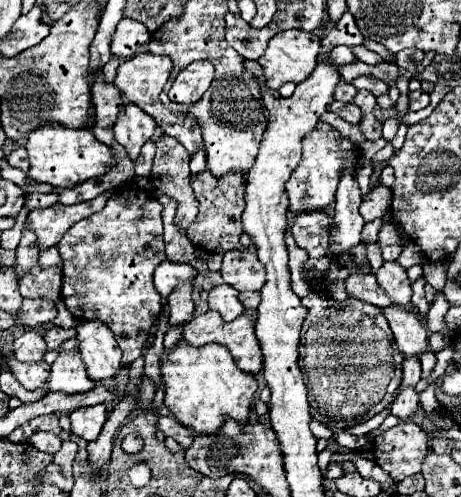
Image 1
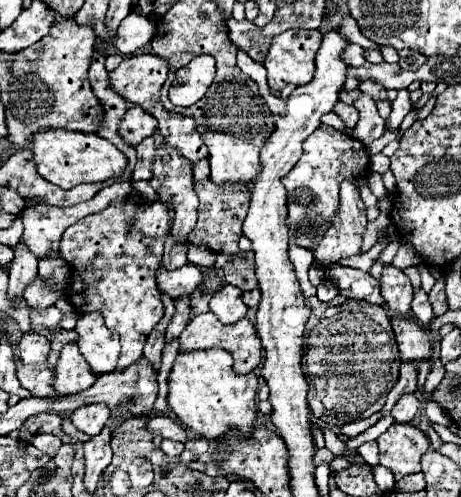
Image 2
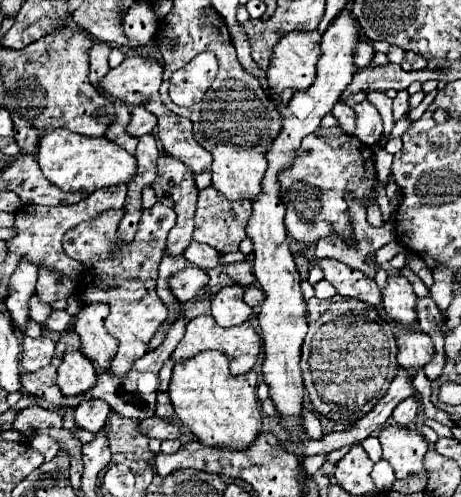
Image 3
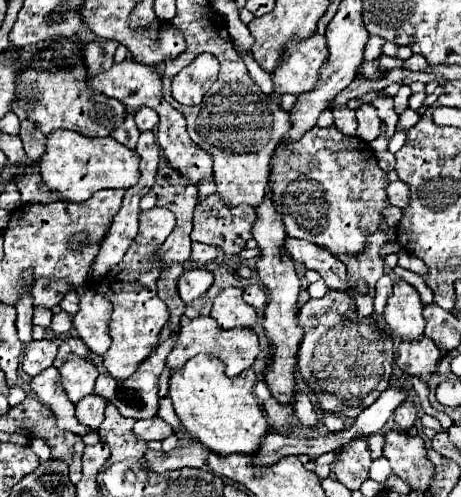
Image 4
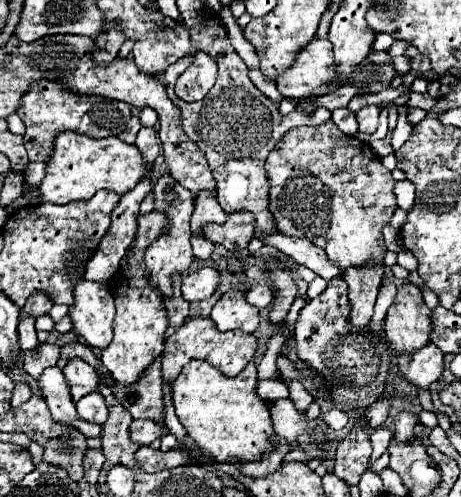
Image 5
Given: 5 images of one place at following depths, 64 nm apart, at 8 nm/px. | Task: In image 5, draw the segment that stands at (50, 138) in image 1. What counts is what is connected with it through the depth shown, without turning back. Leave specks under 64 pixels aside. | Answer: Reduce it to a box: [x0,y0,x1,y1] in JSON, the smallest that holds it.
[4,132,152,214]

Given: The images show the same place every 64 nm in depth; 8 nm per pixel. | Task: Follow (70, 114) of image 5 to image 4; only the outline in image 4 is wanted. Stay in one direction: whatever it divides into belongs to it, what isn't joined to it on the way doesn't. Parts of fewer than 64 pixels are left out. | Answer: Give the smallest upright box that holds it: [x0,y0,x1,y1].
[12,66,126,162]

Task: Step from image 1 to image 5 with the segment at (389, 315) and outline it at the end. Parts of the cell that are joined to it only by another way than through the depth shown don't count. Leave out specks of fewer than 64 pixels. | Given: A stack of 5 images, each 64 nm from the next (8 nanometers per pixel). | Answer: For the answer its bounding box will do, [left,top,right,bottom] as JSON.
[398,342,444,390]

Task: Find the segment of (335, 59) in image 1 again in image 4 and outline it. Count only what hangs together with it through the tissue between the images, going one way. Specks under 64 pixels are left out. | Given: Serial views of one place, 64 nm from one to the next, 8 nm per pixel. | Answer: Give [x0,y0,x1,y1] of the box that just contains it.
[364,36,386,62]

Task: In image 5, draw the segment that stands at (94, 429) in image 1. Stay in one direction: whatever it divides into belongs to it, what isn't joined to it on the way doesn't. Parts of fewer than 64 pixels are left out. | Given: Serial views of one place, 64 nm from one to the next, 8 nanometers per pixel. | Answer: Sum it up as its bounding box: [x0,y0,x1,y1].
[76,392,108,424]

